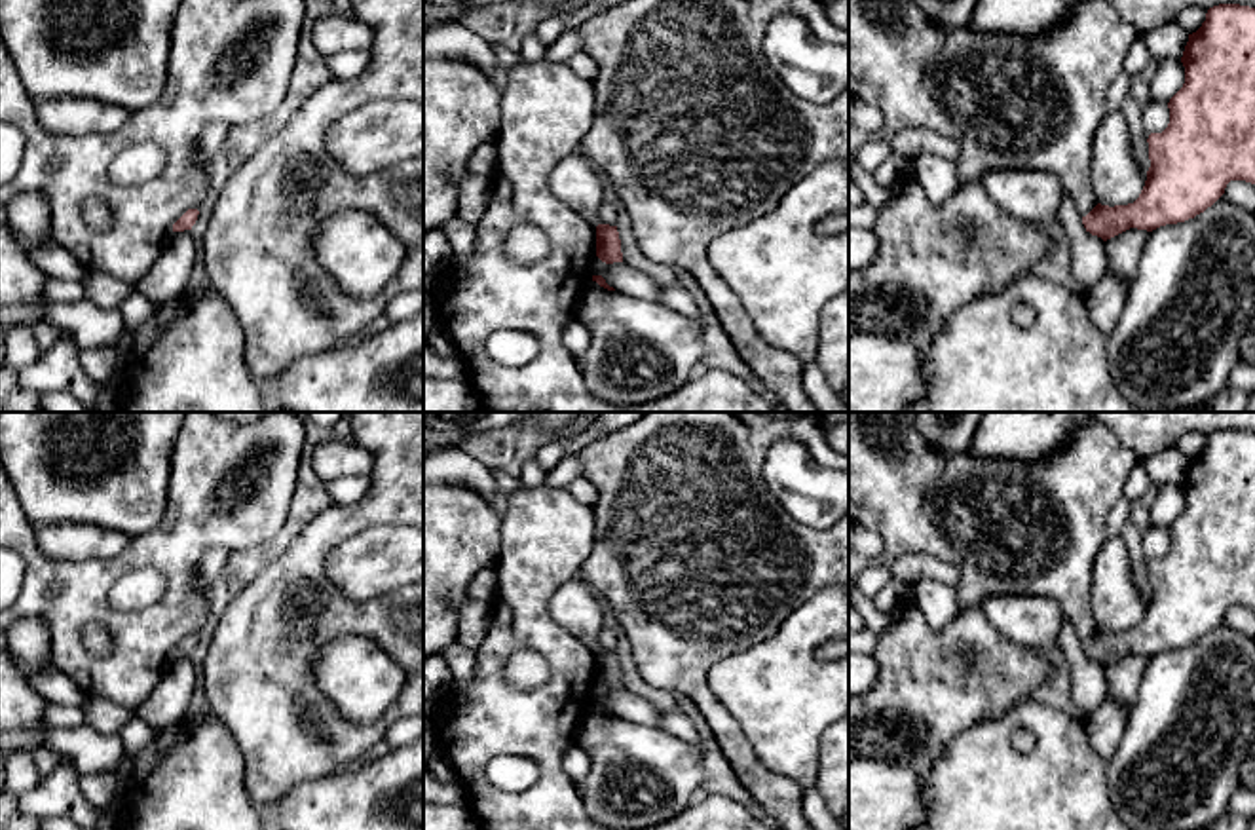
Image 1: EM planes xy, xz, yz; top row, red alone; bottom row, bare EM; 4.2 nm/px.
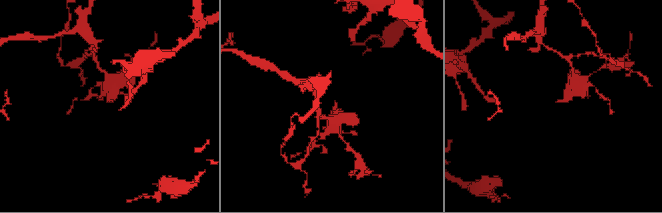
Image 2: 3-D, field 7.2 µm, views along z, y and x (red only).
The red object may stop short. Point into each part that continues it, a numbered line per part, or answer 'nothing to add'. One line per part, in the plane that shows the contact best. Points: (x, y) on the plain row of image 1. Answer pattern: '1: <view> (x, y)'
nothing to add

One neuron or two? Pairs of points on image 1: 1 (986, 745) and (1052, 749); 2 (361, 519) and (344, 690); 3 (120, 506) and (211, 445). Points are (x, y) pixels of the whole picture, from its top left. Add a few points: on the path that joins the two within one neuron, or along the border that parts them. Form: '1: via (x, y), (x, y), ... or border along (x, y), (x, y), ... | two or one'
1: via (1003, 758), (1035, 758) | one
2: border along (376, 637), (338, 635), (314, 661) | two
3: border along (179, 432), (173, 443), (168, 509), (162, 517) | two

